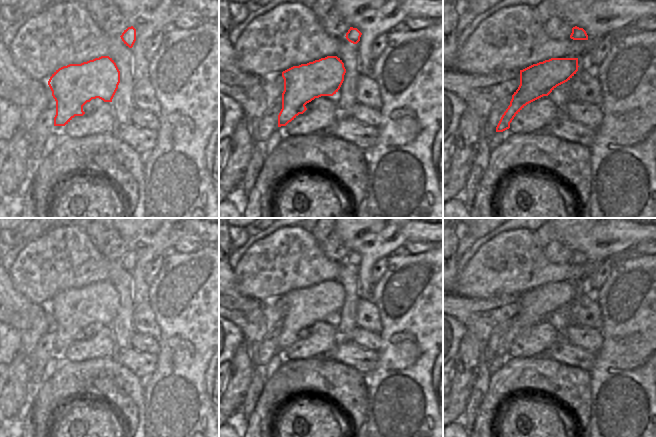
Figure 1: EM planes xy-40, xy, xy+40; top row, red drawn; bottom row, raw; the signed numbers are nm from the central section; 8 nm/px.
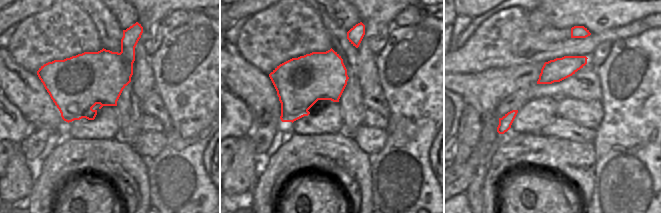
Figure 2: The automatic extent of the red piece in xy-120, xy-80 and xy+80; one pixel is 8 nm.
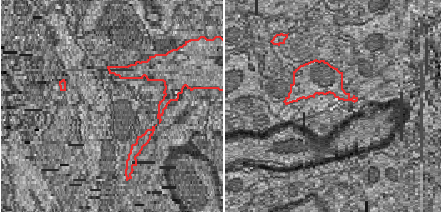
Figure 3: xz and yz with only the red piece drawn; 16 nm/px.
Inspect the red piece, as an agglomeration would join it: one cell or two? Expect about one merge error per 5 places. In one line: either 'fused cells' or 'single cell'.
single cell

